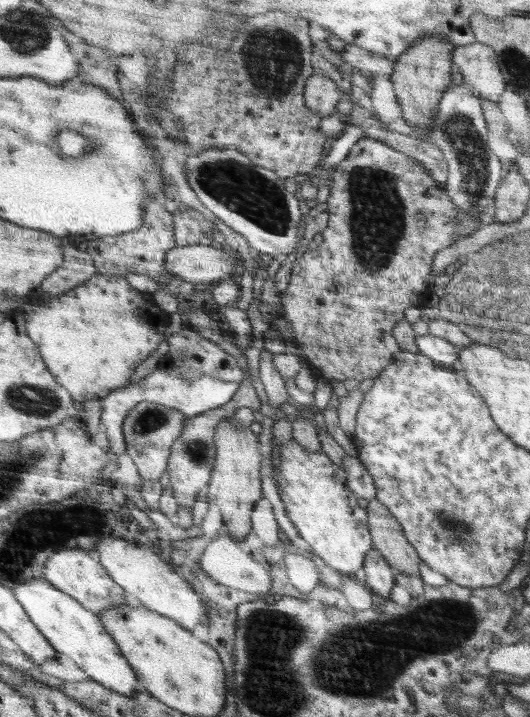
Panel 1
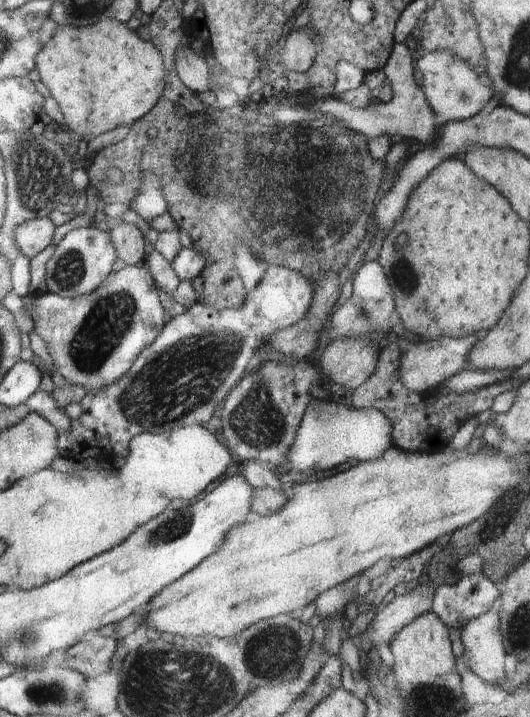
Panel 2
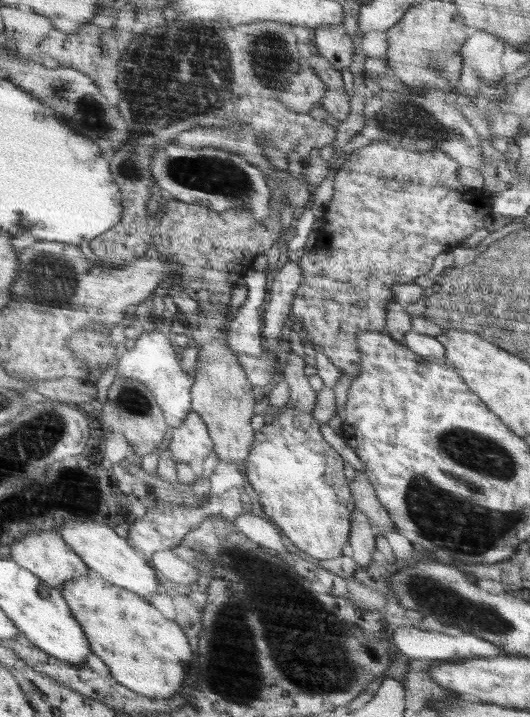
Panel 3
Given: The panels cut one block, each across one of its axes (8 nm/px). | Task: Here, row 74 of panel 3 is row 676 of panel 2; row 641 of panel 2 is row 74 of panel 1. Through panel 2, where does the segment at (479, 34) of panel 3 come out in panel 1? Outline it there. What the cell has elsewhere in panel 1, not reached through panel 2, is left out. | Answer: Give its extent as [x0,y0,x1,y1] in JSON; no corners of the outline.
[455,41,506,104]

